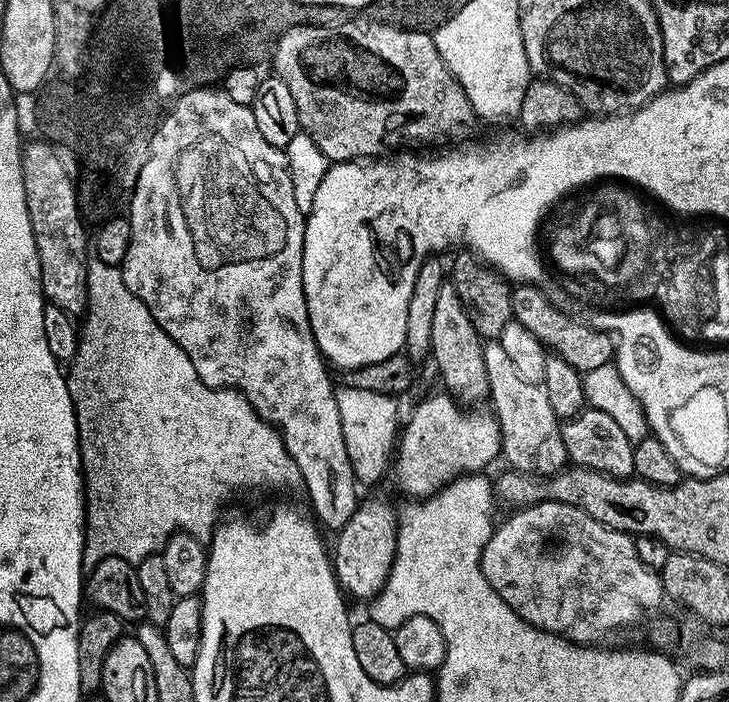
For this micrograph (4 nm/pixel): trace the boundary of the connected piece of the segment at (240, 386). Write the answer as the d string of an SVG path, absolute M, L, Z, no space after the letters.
M197 86L175 97L172 109L164 116L164 121L156 124L156 132L152 135L148 150L148 161L142 166L142 174L138 174L136 188L130 197L130 207L126 219L132 224L130 250L126 250L126 258L122 265L124 281L130 294L137 296L150 310L154 322L170 334L182 350L186 350L186 358L194 362L194 370L198 370L198 378L211 388L234 388L252 403L253 410L261 418L268 421L279 431L282 442L294 458L300 471L302 488L308 491L308 500L312 503L310 512L325 529L339 530L354 518L358 497L356 488L358 481L356 471L350 462L350 454L346 454L346 442L342 438L342 418L338 414L336 392L332 388L332 380L328 377L329 365L321 356L314 334L310 330L310 318L306 306L306 294L302 286L302 254L304 253L305 213L298 210L298 202L294 202L294 182L290 182L288 157L281 149L270 146L258 130L255 114L247 104L234 102L223 90L216 86Z

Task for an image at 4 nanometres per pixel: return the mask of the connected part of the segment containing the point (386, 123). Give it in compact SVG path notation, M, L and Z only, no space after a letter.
M313 22L294 26L286 30L286 34L280 36L280 41L275 44L271 53L270 61L274 67L275 75L286 82L286 90L290 90L294 98L294 106L298 106L298 122L300 131L305 132L310 138L314 138L314 146L322 150L322 154L329 162L364 162L369 158L376 158L381 155L384 148L384 139L393 136L396 140L417 140L420 144L436 144L439 140L444 140L449 136L452 142L460 142L464 135L478 124L476 111L472 108L470 98L466 98L466 90L456 81L451 70L446 66L446 62L440 53L439 43L427 31L416 31L414 28L397 28L396 26L381 22L381 24L368 24L364 28L364 40L360 37L360 28L356 24L336 24L333 28L327 28L324 24Z

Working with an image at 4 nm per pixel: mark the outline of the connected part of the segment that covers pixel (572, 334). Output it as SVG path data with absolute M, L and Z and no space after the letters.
M532 284L513 287L512 318L526 326L526 330L530 330L530 334L534 334L534 338L538 338L538 342L542 342L549 353L570 362L570 366L582 374L613 363L614 340L608 332L600 332L581 320L575 320L567 311L558 310L548 301L548 295Z

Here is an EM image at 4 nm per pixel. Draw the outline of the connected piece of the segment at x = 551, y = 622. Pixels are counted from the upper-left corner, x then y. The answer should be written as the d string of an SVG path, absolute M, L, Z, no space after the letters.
M543 500L541 504L529 504L527 508L522 508L511 513L505 524L497 523L491 538L486 542L482 550L480 565L482 574L486 574L486 580L494 586L496 593L510 606L510 610L517 612L530 626L540 628L544 632L553 632L555 636L562 636L565 640L572 641L573 644L583 644L585 646L608 646L611 640L619 634L623 628L632 628L647 612L652 612L660 603L665 603L664 584L660 580L660 573L655 568L648 568L642 558L638 558L636 541L627 532L619 532L586 514L582 509L575 508L569 504L563 504L557 500Z

